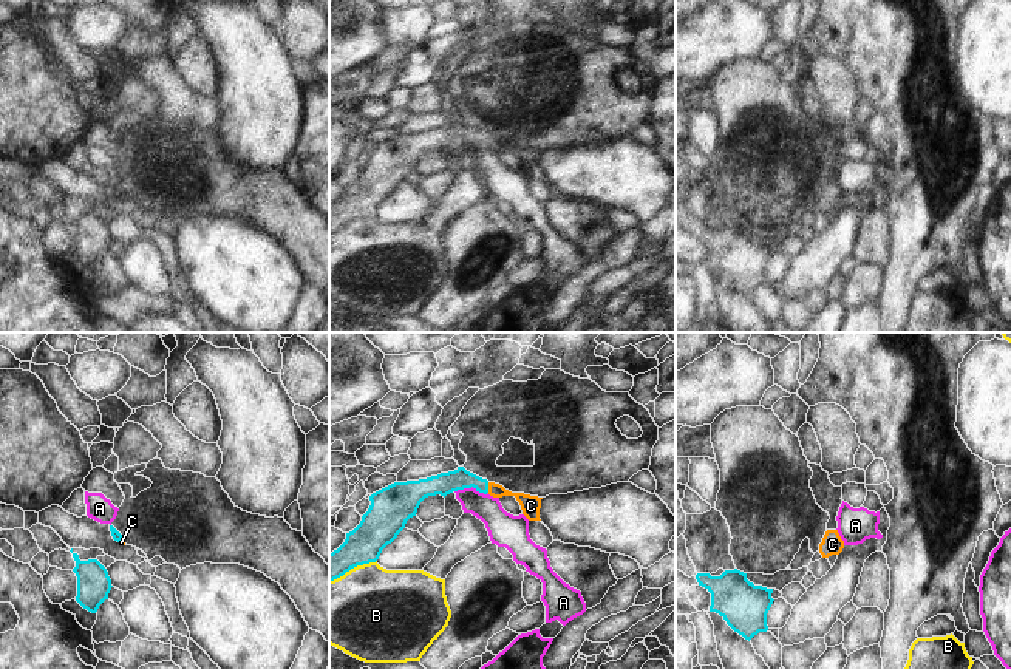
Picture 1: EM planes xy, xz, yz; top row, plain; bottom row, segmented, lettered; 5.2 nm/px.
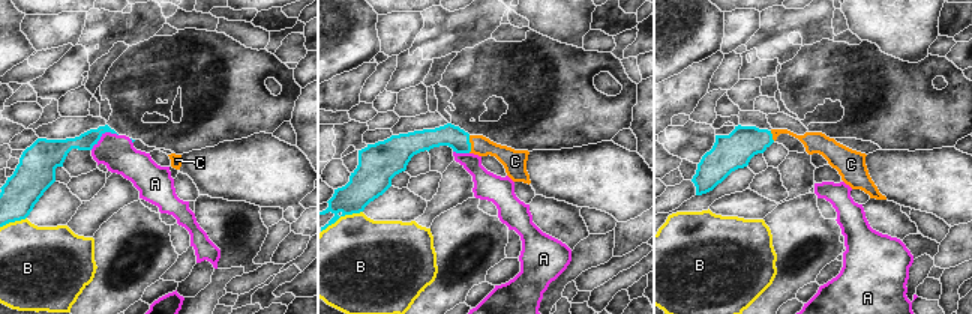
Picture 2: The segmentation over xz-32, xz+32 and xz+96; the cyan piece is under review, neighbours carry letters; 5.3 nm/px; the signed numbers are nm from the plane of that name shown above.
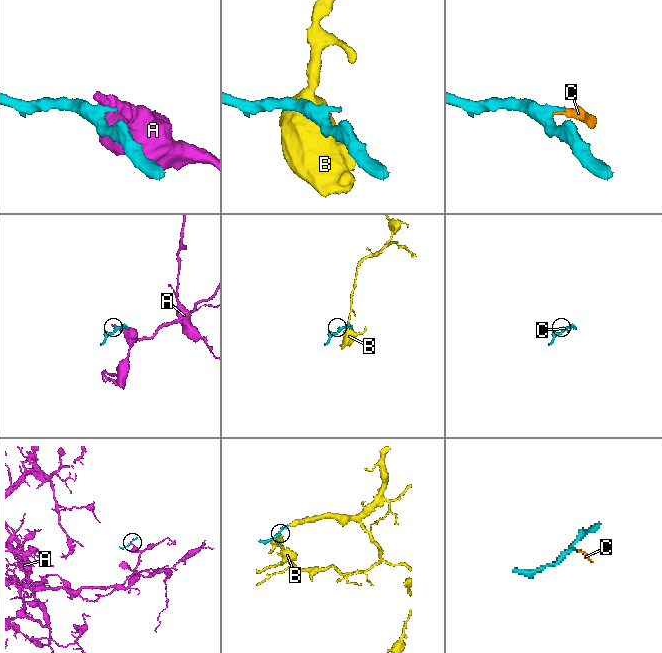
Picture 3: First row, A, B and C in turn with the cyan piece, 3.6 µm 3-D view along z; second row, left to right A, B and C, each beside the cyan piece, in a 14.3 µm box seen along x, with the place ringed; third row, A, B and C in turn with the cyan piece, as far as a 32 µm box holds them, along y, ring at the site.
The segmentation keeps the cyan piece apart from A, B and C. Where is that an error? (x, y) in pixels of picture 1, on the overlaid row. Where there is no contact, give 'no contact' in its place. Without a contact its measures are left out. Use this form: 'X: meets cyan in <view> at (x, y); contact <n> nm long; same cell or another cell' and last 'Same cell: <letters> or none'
A: meets cyan in xz at (472, 485); contact 180 nm long; another cell
B: meets cyan in xz at (353, 567); contact 280 nm long; another cell
C: meets cyan in xz at (487, 487); contact 60 nm long; same cell
Same cell: C

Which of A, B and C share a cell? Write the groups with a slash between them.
A / B / C

